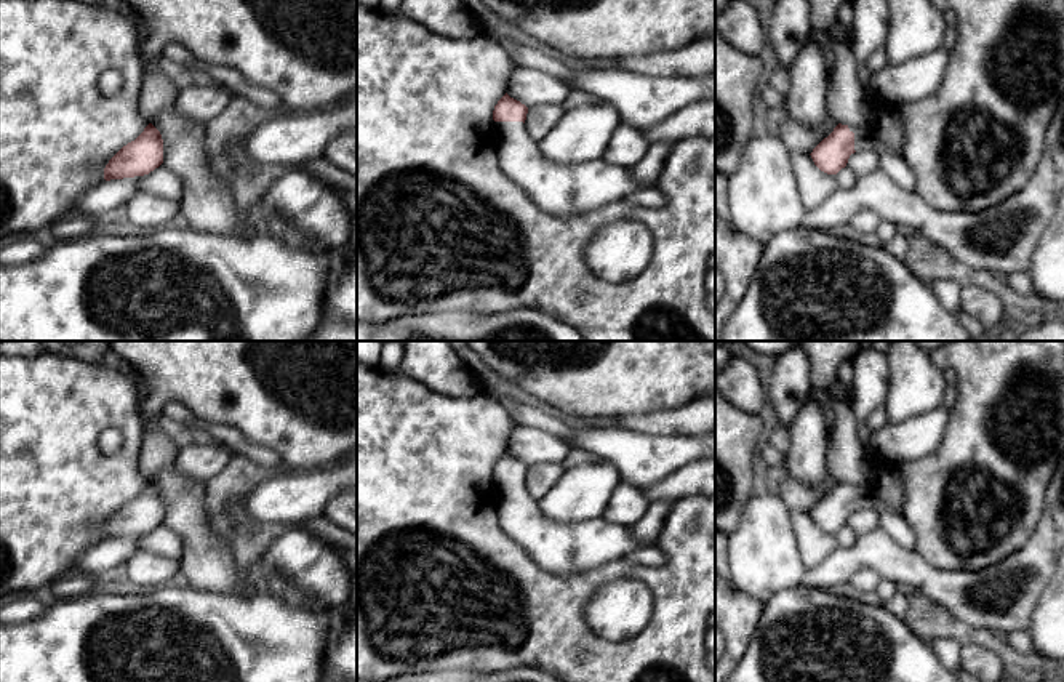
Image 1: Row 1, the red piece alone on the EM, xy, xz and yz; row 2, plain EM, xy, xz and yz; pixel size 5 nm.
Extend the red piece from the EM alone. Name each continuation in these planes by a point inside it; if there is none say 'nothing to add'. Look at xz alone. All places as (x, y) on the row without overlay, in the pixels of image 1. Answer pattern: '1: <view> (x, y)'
1: xz (562, 548)

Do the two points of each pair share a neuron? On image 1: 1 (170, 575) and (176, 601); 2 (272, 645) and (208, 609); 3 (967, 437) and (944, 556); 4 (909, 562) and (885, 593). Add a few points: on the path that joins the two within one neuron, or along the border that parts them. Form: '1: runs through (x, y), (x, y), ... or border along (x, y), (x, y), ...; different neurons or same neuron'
1: border along (180, 581), (136, 589); different neurons
2: runs through (256, 645), (245, 645), (224, 625); same neuron
3: runs through (948, 466), (933, 513), (936, 527); same neuron
4: border along (882, 578), (892, 580), (900, 586); different neurons

